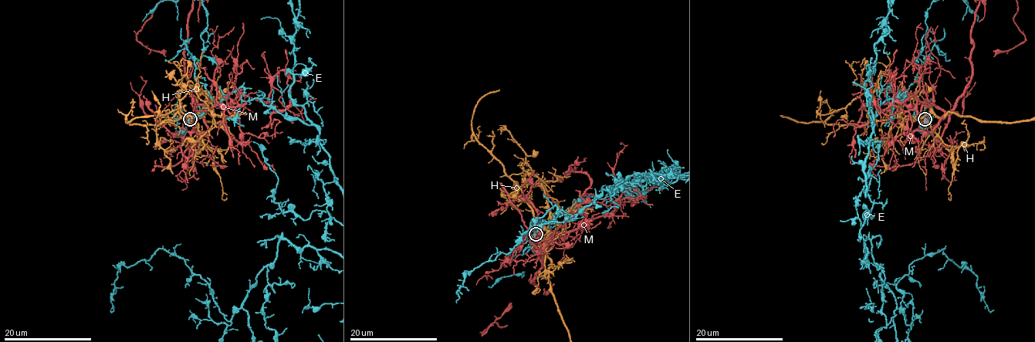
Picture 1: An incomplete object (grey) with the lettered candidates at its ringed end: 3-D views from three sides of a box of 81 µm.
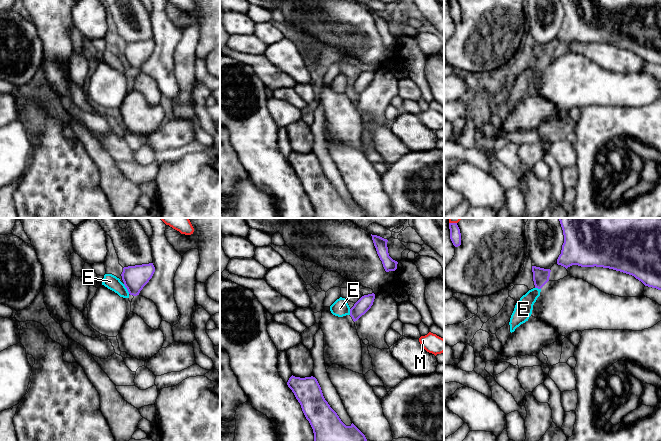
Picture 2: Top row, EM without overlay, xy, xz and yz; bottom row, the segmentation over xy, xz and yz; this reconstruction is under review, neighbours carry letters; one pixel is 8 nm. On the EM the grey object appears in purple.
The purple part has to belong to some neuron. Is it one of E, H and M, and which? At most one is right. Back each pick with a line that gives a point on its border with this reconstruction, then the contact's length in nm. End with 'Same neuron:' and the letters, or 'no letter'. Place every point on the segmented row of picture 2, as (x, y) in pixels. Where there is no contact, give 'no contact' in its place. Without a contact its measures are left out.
H: no contact
Same neuron: H

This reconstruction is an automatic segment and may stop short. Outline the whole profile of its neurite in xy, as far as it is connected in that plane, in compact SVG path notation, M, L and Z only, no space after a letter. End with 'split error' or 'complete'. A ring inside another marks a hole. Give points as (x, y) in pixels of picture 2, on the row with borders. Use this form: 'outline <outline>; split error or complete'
outline M153 263L124 267L121 276L129 294L139 295L143 287L152 278L154 272Z; complete

